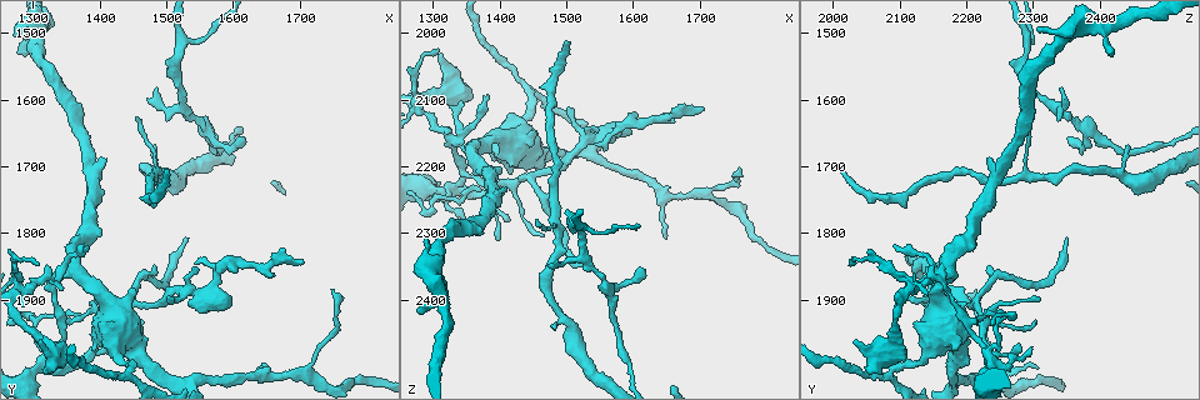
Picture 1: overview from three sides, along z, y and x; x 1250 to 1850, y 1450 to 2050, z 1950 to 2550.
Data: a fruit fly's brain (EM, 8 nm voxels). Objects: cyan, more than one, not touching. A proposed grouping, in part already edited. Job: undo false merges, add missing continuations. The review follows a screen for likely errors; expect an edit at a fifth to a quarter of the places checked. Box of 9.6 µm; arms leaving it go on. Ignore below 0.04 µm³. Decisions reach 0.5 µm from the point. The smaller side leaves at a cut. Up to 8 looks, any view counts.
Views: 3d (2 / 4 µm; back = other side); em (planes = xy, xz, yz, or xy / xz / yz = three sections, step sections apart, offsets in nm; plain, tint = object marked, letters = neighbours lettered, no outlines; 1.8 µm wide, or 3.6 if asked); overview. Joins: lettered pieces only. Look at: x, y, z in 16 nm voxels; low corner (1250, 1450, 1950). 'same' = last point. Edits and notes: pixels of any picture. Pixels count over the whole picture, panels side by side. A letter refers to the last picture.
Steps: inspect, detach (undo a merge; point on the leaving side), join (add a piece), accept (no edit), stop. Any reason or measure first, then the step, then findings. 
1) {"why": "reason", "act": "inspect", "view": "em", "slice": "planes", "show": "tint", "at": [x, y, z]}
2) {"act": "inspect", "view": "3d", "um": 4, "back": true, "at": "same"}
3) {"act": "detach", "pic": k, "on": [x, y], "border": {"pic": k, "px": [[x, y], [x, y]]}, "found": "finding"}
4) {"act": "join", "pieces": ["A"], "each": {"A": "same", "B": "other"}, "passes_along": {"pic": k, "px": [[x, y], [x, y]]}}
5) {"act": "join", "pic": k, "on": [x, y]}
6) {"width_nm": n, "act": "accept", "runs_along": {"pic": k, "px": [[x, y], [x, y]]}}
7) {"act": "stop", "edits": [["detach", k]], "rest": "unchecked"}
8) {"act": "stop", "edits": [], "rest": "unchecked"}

{"why": "free end", "act": "inspect", "view": "em", "slice": "planes", "show": "plain", "at": [1290, 1495, 2305]}

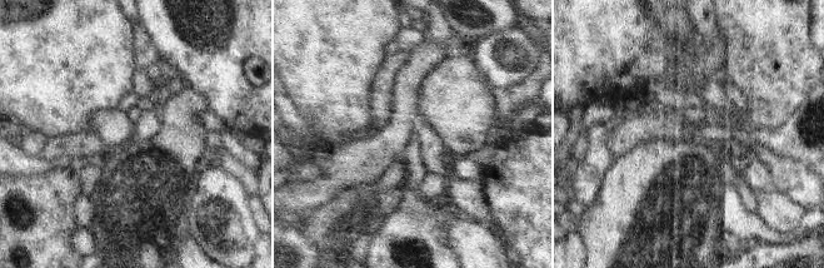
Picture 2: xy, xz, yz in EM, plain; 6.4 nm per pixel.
{"act": "inspect", "view": "em", "slice": "planes", "show": "letters", "at": "same"}

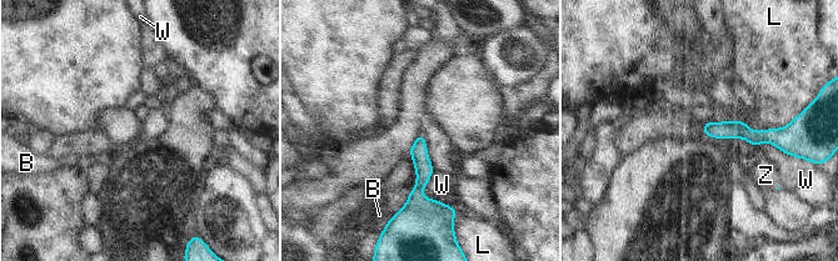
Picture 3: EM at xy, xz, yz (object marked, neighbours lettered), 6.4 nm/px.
{"act": "accept", "each": {"B": "other", "L": "other", "W": "other", "Z": "other"}, "runs_along": {"pic": 3, "px": [[704, 129], [776, 137]]}, "found": "none of them fits"}

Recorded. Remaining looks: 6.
{"why": "long arm stops here", "act": "inspect", "view": "em", "slice": "planes", "show": "letters", "at": [1500, 1700, 2010]}

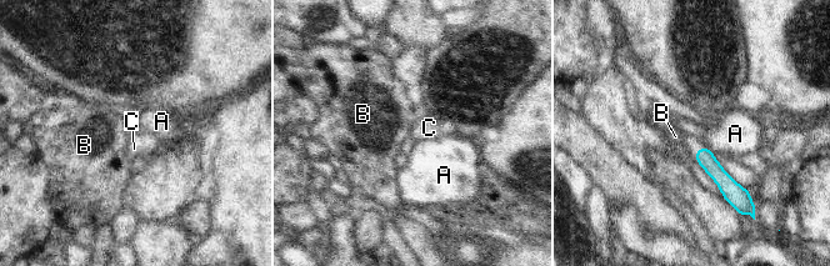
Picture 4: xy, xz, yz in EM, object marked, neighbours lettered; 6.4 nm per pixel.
{"act": "join", "pieces": ["C"], "each": {"A": "other", "B": "other", "C": "same"}, "found": "the neuron continues"}

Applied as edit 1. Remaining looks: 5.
{"why": "tapers out", "act": "inspect", "view": "3d", "um": 2, "at": [1480, 1670, 2440]}

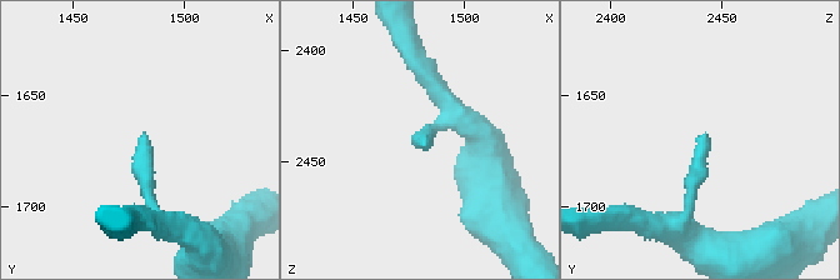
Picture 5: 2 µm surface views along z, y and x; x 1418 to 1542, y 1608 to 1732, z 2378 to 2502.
{"act": "inspect", "view": "em", "slice": "planes", "show": "letters", "at": [1483, 1667, 2445]}

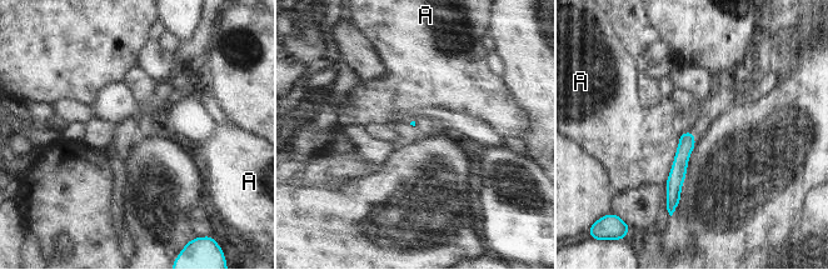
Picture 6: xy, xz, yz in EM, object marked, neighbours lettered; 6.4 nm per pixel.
{"act": "accept", "each": {"A": "other"}, "found": "none of them fits"}

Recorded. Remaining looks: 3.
{"act": "stop", "edits": [["join", 4]], "rest": "unchecked"}

